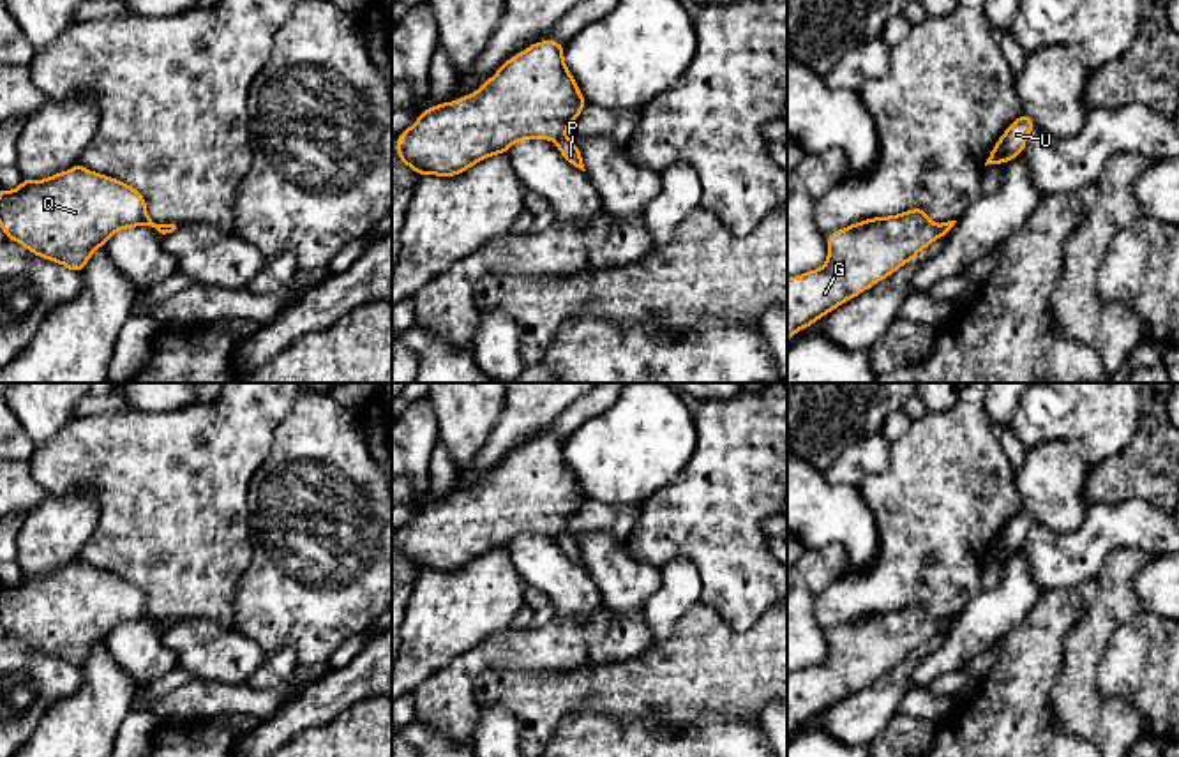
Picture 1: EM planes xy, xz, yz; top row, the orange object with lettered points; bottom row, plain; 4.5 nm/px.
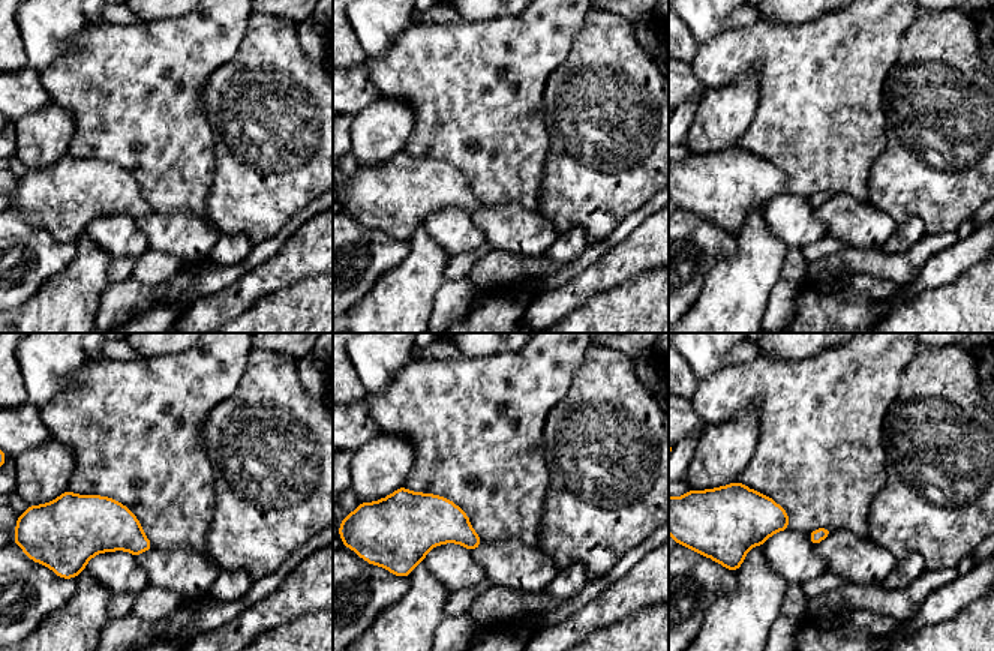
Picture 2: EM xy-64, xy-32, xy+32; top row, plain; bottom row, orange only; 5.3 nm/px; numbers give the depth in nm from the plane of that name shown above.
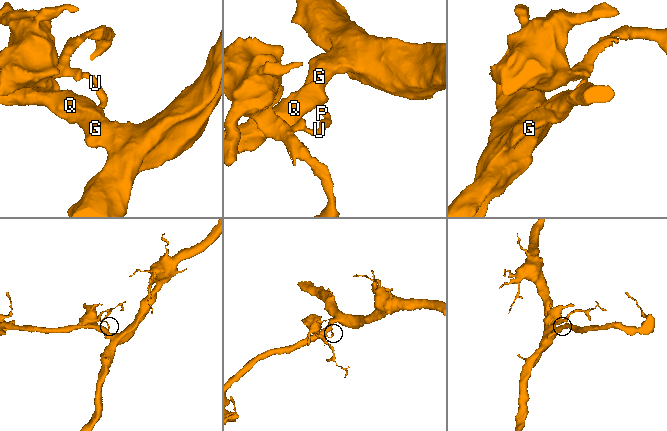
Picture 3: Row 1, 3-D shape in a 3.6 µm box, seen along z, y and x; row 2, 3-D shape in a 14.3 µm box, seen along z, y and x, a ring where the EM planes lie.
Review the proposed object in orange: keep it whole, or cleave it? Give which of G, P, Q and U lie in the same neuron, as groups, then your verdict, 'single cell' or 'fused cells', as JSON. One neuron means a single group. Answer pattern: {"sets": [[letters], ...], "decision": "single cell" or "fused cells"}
{"sets": [["G", "Q"], ["P", "U"]], "decision": "fused cells"}

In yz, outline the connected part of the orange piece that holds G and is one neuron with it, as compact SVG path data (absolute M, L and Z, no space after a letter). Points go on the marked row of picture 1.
M923 208L860 221L831 233L826 263L817 270L787 279L787 342L796 332L808 328L819 318L912 261L935 238L939 238L939 226L930 221Z

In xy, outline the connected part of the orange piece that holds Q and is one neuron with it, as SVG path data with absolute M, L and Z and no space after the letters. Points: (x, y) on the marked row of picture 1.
M81 164L44 180L23 178L16 191L0 187L5 236L78 274L97 247L134 226L150 226L164 236L134 187Z

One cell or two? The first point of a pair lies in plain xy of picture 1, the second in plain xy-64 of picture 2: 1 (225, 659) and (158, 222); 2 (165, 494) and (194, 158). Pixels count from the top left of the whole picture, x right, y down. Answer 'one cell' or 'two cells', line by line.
1: one cell
2: one cell

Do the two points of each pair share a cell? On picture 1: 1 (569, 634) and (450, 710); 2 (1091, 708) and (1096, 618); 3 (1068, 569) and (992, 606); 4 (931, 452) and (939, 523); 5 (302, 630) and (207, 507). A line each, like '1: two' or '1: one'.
1: one
2: one
3: two
4: one
5: two

